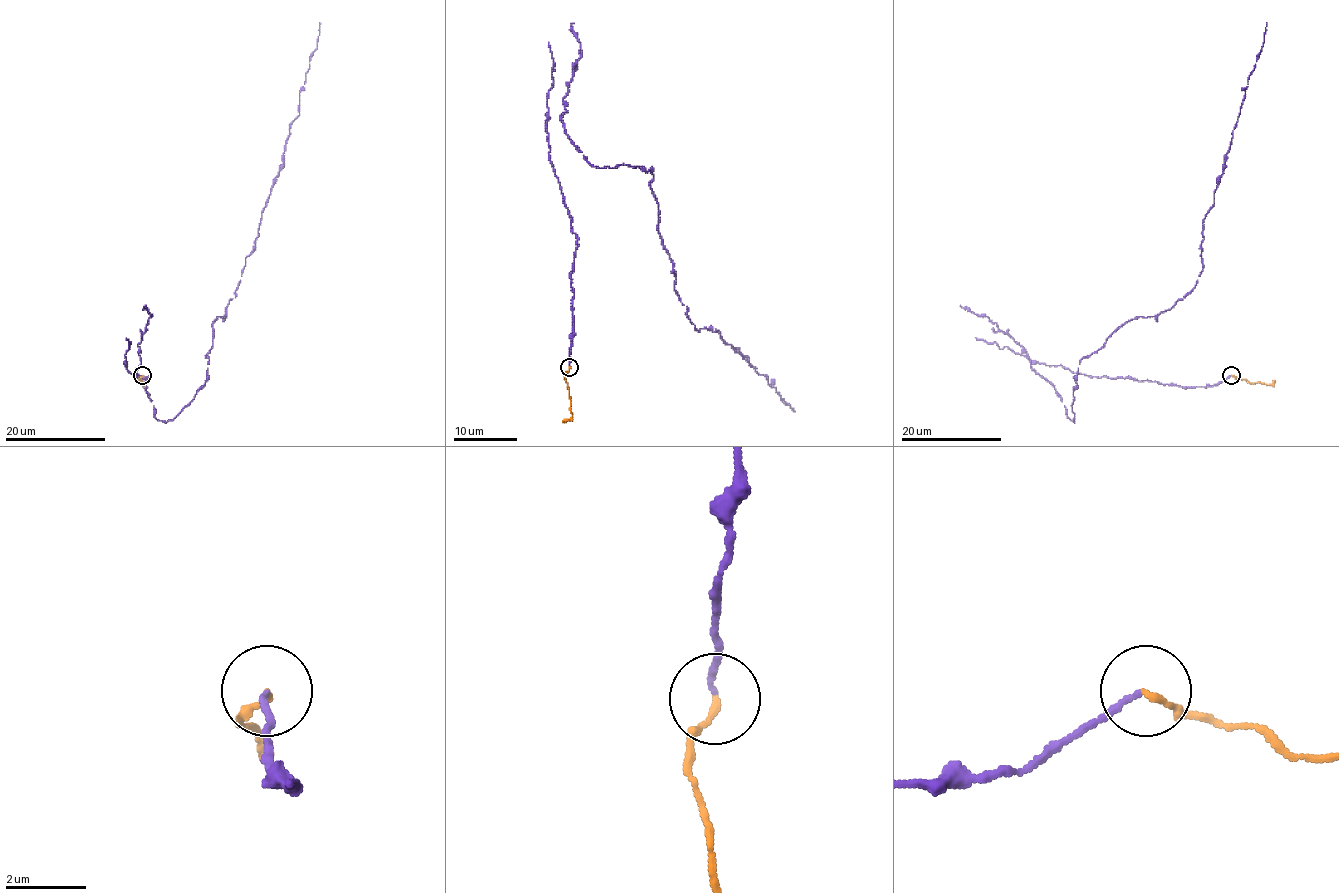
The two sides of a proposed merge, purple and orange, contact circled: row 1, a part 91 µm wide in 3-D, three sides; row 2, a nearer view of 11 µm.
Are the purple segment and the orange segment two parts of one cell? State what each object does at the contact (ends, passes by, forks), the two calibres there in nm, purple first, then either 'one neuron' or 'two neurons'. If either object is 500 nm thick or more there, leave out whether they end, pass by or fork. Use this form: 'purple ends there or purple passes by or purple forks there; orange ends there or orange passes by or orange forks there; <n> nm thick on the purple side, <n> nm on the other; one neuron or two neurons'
purple ends there; orange ends there; 130 nm thick on the purple side, 150 nm on the other; one neuron

